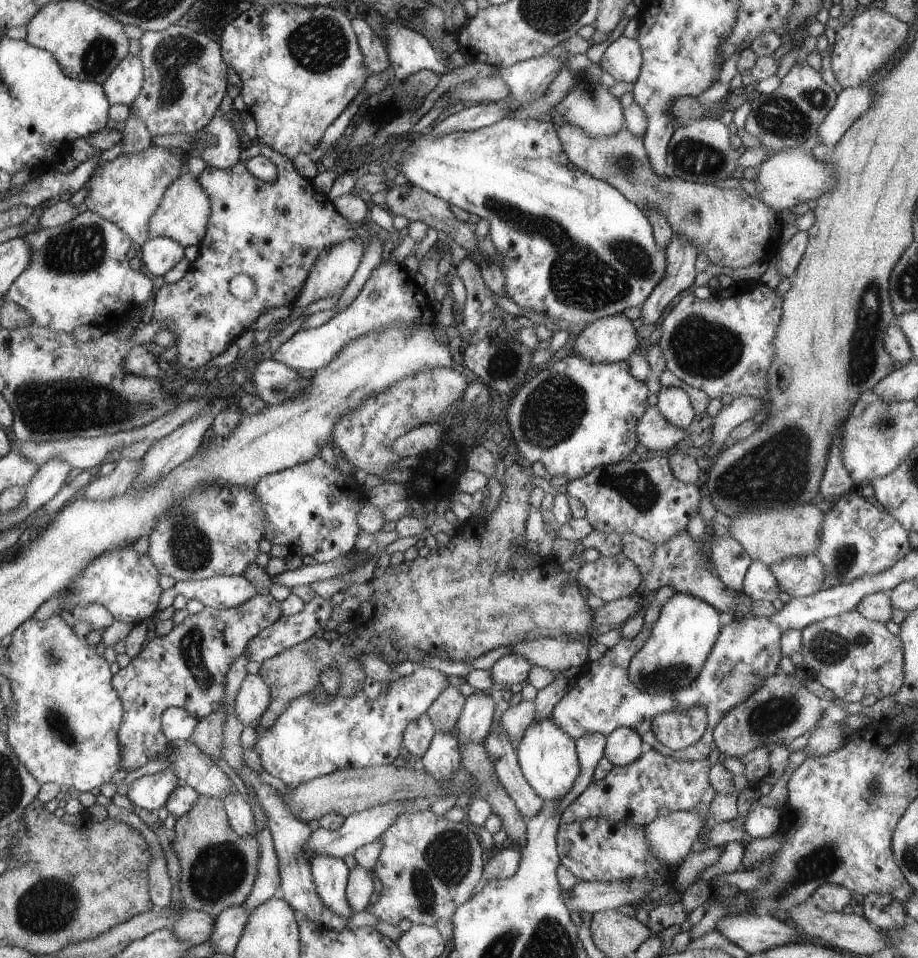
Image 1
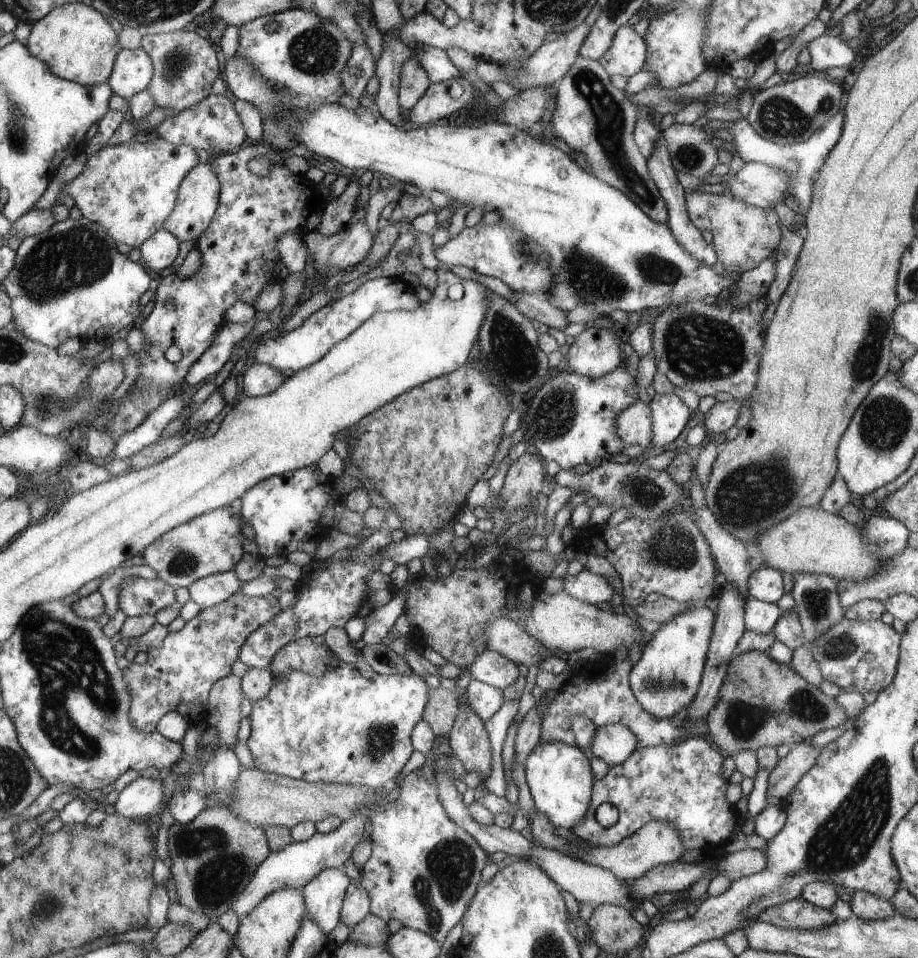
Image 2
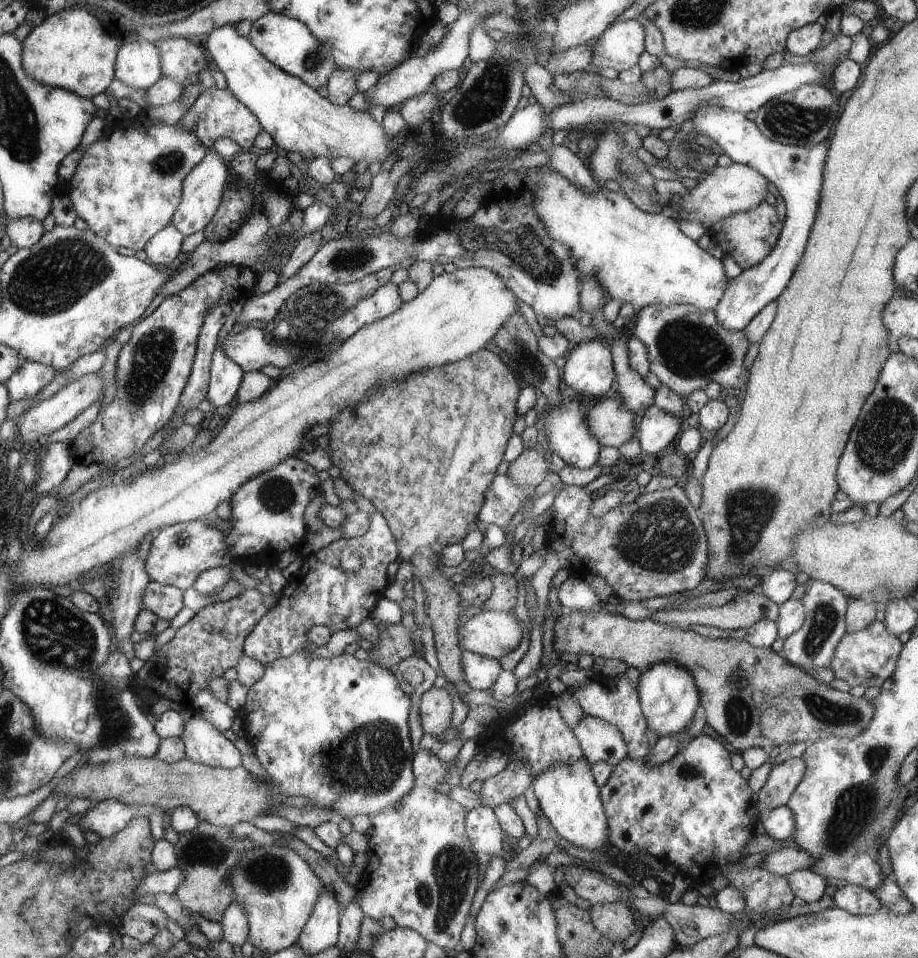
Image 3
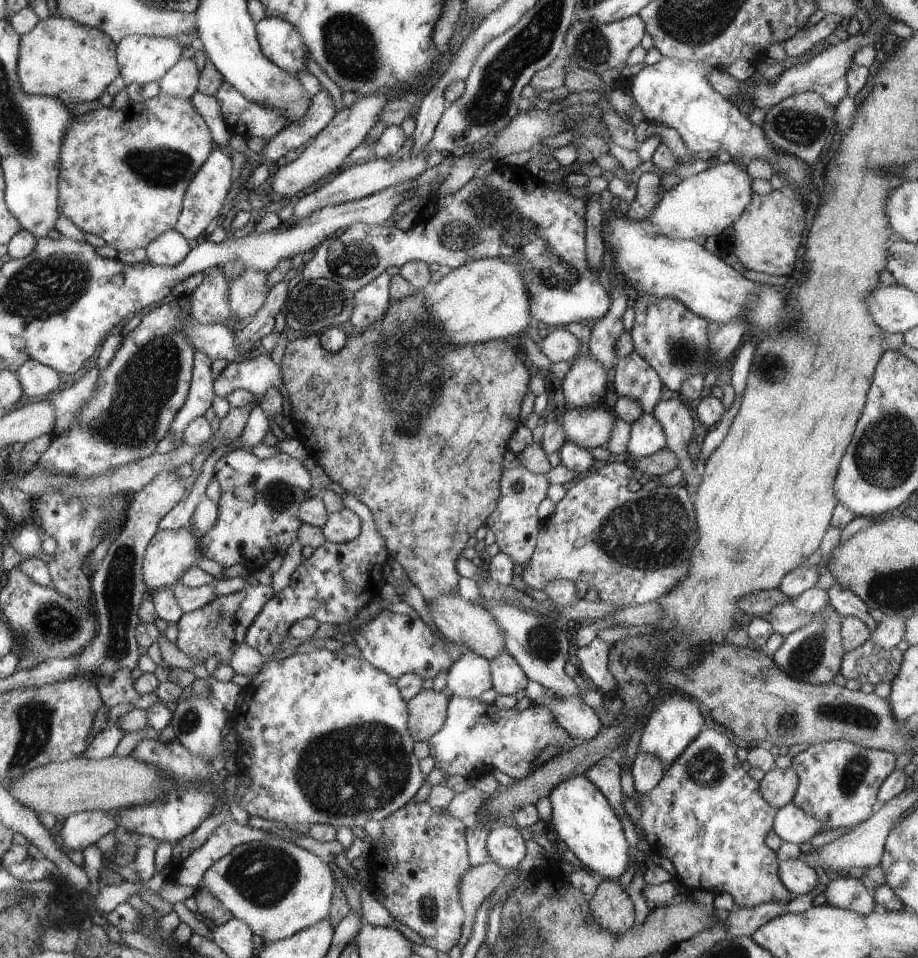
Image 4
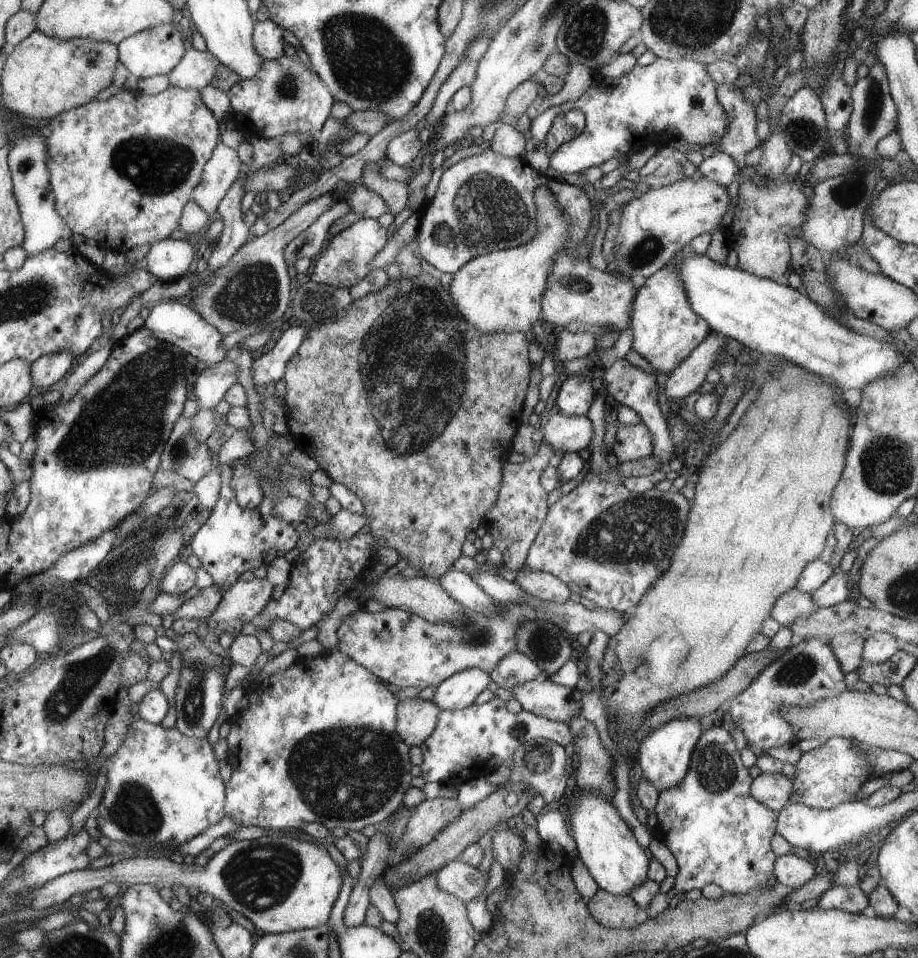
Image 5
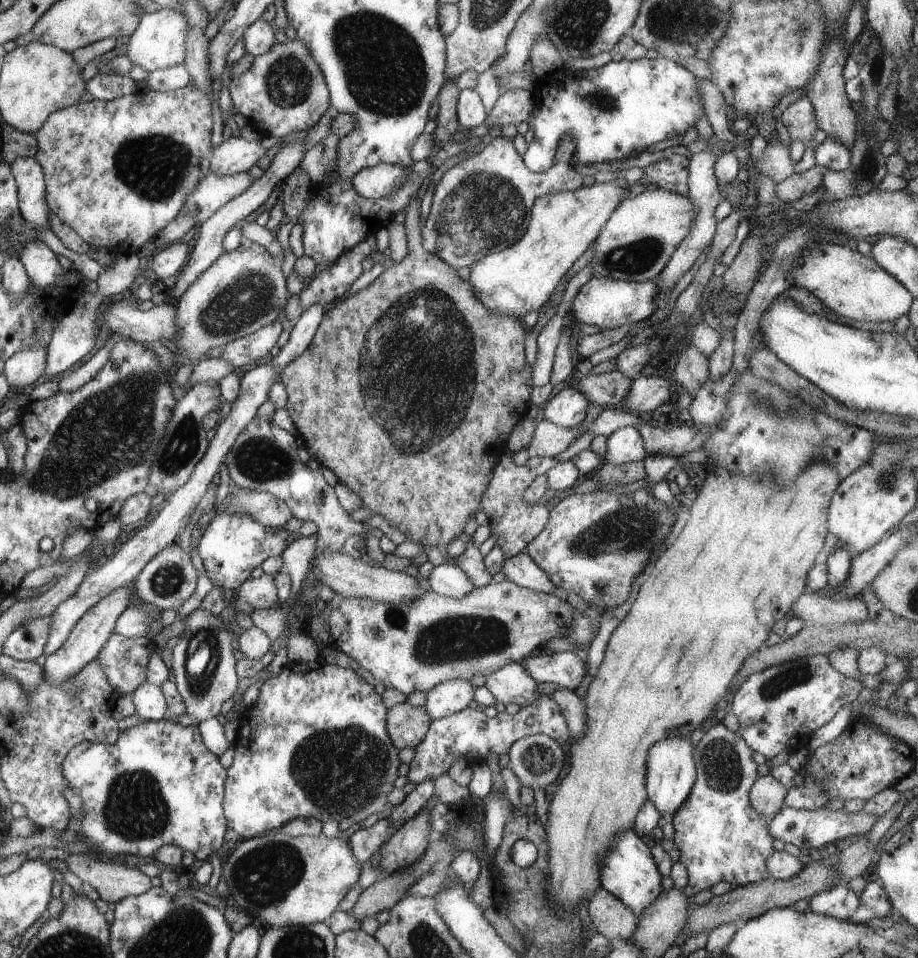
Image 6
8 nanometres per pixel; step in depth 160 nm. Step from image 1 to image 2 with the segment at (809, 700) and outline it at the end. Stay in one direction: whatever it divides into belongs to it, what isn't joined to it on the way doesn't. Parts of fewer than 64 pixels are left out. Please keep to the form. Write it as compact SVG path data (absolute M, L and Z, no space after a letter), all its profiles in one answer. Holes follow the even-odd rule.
M750 651L732 657L717 703L707 716L706 738L734 757L745 750L798 744L847 720L834 698L806 682L789 665L778 663L768 653Z

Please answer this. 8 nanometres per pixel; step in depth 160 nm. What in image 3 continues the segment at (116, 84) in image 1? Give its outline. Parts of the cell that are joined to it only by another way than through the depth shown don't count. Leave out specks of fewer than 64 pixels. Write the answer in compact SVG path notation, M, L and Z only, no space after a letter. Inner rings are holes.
M132 41L124 43L116 60L116 71L114 71L114 79L118 79L126 86L135 89L148 90L157 80L160 80L164 73L162 72L162 54L158 50L156 44L150 41Z

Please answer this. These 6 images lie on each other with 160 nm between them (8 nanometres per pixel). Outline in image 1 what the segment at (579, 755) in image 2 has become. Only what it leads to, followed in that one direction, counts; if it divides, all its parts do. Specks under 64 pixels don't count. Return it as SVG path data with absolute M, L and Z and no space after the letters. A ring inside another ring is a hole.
M552 716L533 721L517 744L516 756L522 774L536 794L546 801L562 798L581 774L577 741L553 721Z

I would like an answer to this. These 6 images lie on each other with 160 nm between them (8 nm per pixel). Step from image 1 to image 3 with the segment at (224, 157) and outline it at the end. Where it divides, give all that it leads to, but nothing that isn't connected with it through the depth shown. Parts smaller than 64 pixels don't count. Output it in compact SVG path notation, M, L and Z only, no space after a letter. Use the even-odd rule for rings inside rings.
M216 87L202 88L196 101L181 118L181 126L188 132L194 133L208 150L212 149L216 138L230 138L239 144L241 150L252 150L254 139L263 129L261 121L253 116L253 112L250 112L250 109L243 105L233 92Z

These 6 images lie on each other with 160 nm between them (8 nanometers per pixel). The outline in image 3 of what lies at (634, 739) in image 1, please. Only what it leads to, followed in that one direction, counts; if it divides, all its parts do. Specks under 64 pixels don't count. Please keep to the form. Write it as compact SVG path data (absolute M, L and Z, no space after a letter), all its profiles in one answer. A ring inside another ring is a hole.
M585 714L585 717L574 727L574 732L581 740L581 744L585 749L583 757L589 762L590 766L595 762L604 761L615 767L627 757L627 746L620 729L605 720Z

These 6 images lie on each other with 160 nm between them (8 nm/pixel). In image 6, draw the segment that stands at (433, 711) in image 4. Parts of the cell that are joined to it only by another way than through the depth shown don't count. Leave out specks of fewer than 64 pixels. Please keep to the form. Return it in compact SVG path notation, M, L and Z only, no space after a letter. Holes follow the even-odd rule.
M398 703L388 710L389 736L398 750L414 749L425 739L432 720L424 707Z

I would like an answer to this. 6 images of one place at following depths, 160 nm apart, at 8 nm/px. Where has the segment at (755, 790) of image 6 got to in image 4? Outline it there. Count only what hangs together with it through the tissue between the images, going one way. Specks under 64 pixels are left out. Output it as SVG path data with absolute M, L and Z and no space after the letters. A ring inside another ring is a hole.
M794 767L772 768L759 782L759 791L766 802L778 810L792 803L799 783Z

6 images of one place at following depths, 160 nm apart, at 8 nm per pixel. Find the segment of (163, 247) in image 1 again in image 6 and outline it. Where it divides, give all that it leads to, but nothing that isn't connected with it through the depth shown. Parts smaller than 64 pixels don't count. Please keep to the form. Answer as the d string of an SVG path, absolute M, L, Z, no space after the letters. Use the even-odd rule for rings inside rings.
M187 240L169 244L151 258L153 275L156 279L178 276L185 264L189 262L190 248Z

